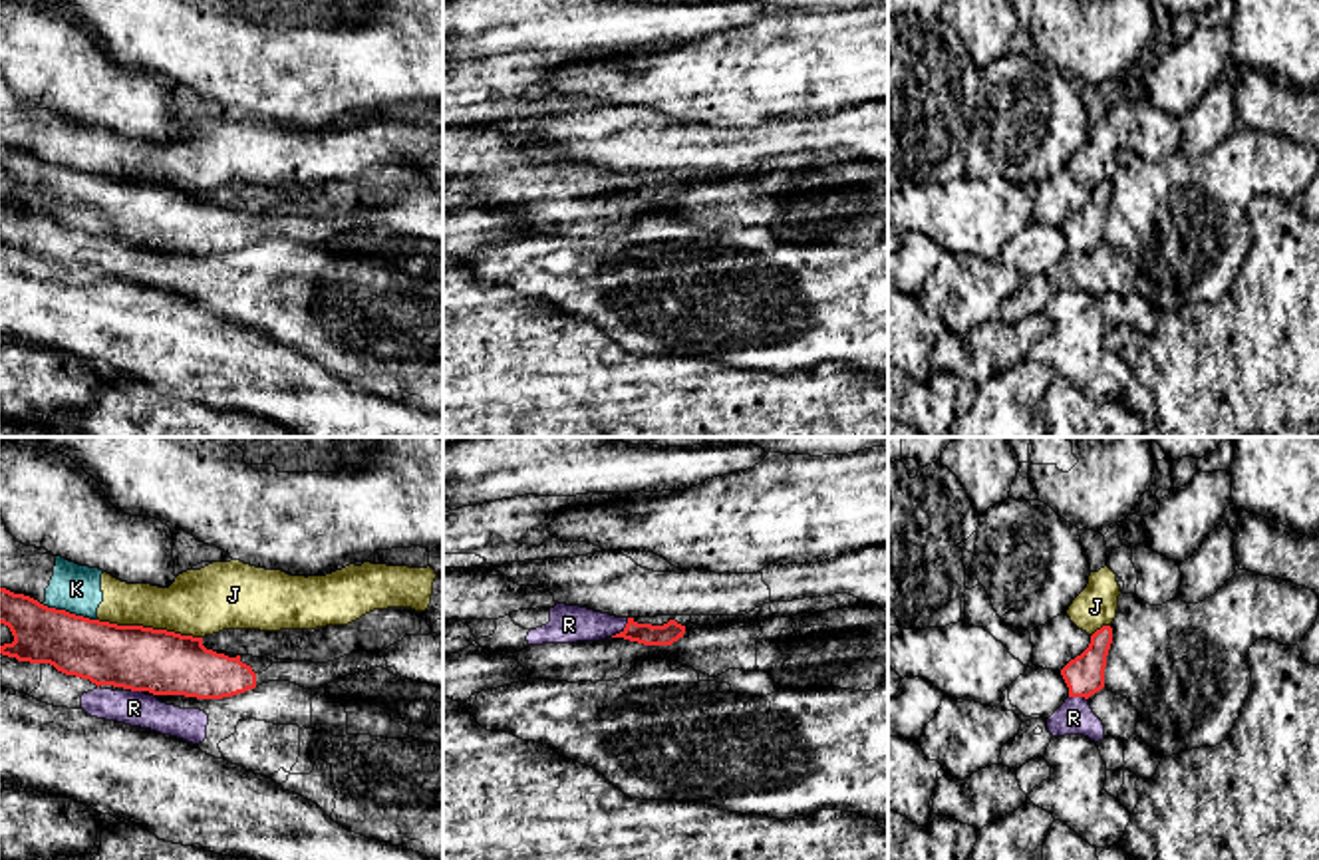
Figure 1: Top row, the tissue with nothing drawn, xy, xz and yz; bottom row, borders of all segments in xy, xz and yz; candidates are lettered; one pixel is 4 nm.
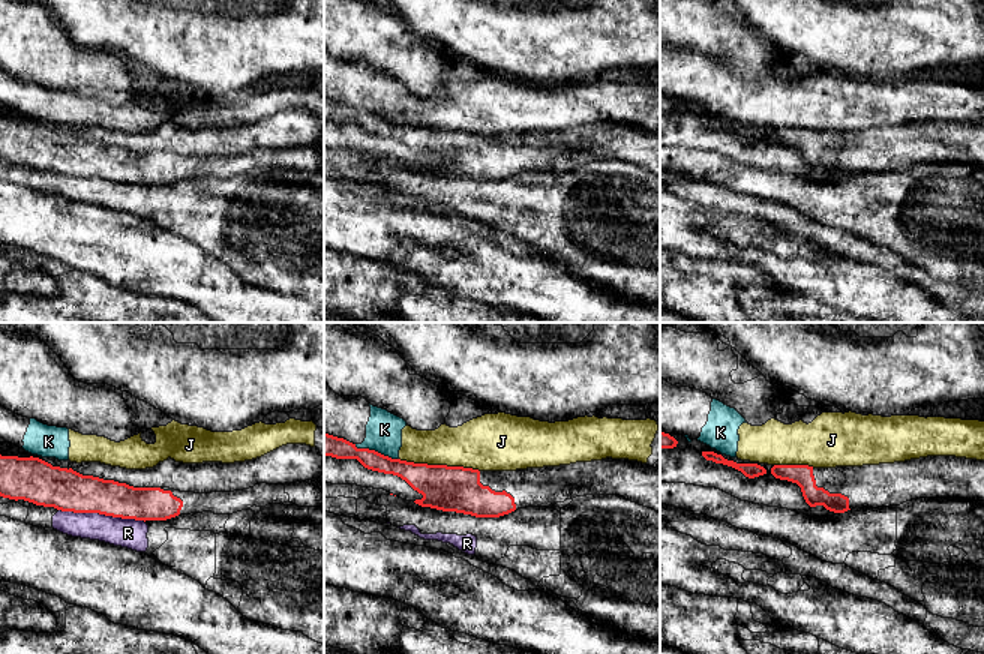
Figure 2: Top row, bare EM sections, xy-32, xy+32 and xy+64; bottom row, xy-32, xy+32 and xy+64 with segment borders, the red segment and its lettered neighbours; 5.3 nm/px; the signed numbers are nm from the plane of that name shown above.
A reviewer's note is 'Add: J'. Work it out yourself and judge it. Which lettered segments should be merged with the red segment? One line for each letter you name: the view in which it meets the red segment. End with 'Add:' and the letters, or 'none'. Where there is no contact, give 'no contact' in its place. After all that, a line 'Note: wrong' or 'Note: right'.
Add: none
Note: wrong

